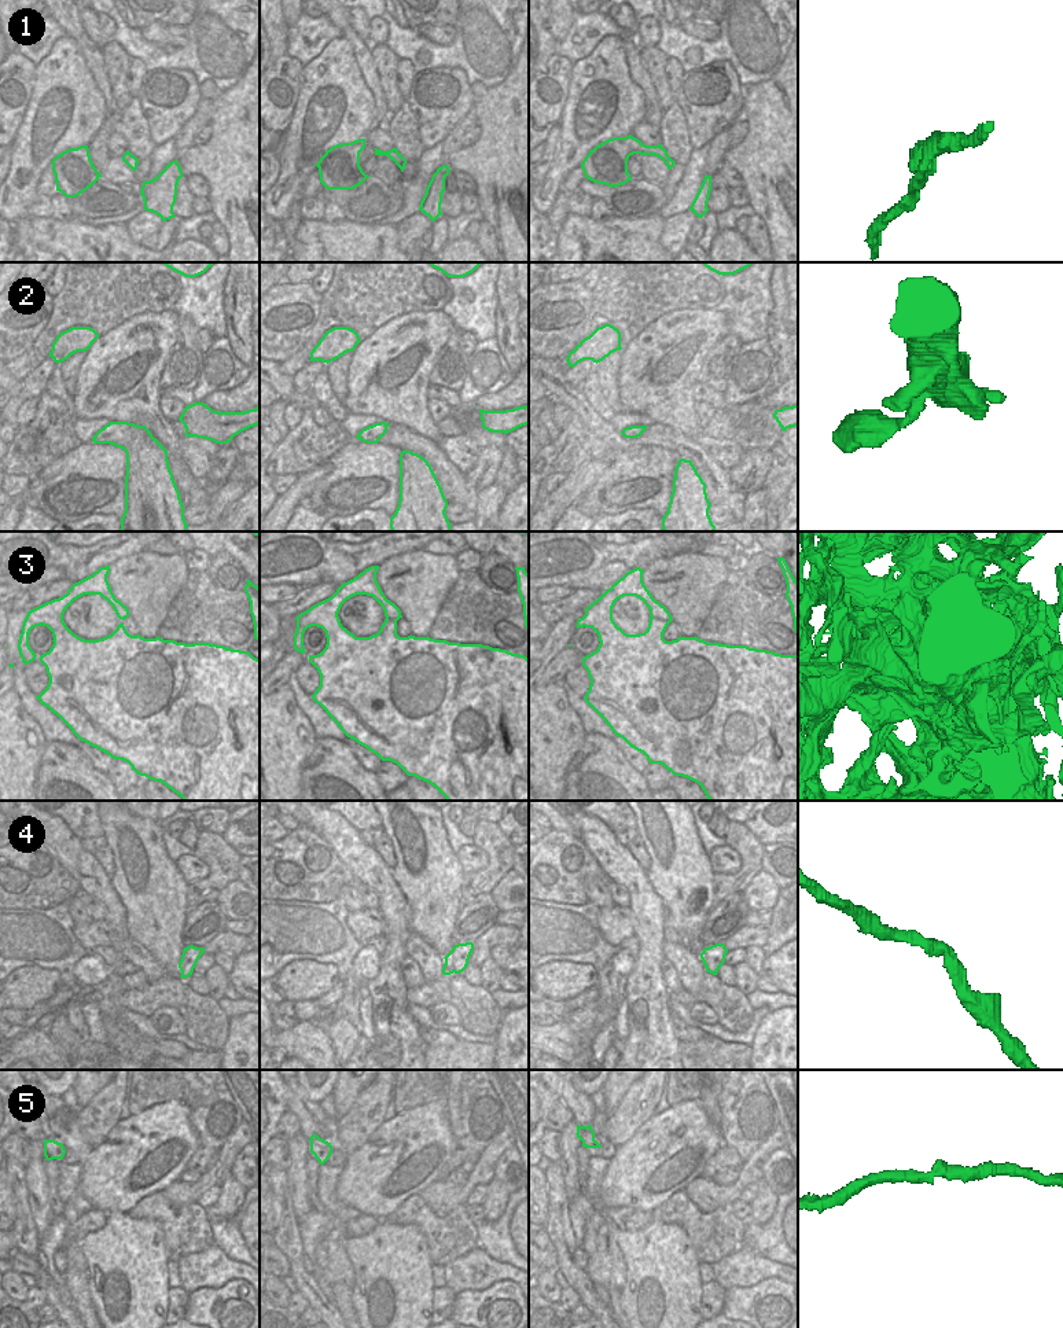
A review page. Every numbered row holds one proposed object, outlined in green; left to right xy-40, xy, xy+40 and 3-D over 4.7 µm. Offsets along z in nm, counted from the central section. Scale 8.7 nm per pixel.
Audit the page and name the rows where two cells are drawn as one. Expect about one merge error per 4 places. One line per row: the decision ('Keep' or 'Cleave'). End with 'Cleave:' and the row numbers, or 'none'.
1: Keep
2: Keep
3: Cleave
4: Keep
5: Keep
Cleave: 3

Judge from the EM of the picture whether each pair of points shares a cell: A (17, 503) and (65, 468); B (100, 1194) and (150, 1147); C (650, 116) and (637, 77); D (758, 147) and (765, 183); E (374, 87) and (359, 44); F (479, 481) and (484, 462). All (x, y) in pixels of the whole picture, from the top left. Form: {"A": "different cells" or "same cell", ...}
{"A": "different cells", "B": "same cell", "C": "same cell", "D": "same cell", "E": "same cell", "F": "same cell"}

